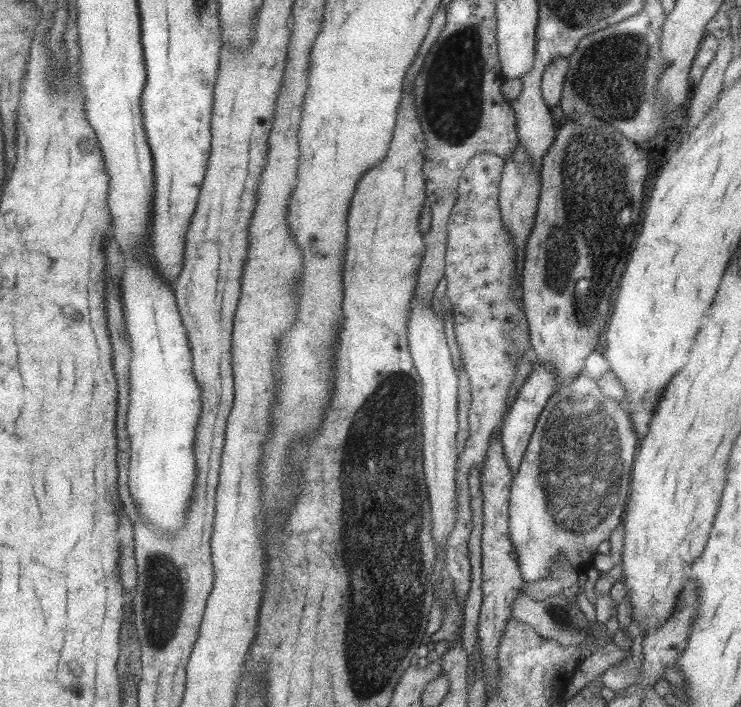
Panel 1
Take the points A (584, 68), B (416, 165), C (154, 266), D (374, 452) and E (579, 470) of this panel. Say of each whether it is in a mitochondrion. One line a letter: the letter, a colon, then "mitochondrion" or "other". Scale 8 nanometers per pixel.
A: mitochondrion
B: other
C: other
D: mitochondrion
E: mitochondrion

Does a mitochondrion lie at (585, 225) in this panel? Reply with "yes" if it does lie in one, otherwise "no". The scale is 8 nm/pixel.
yes

